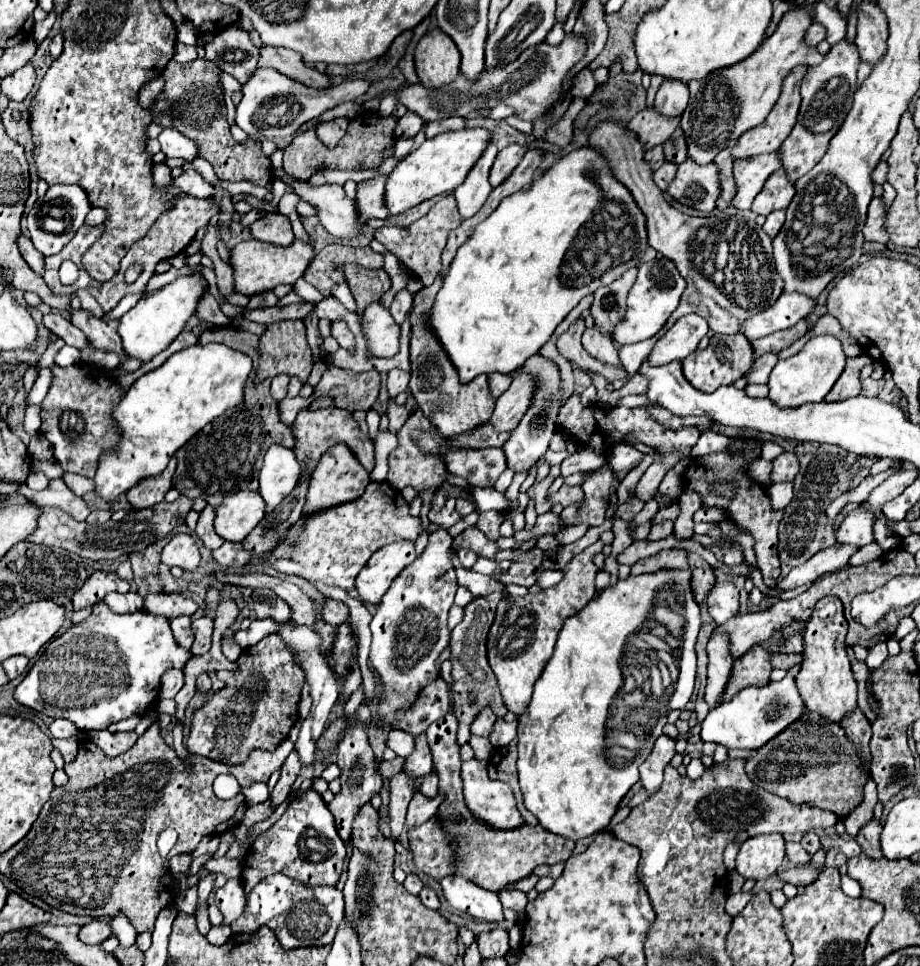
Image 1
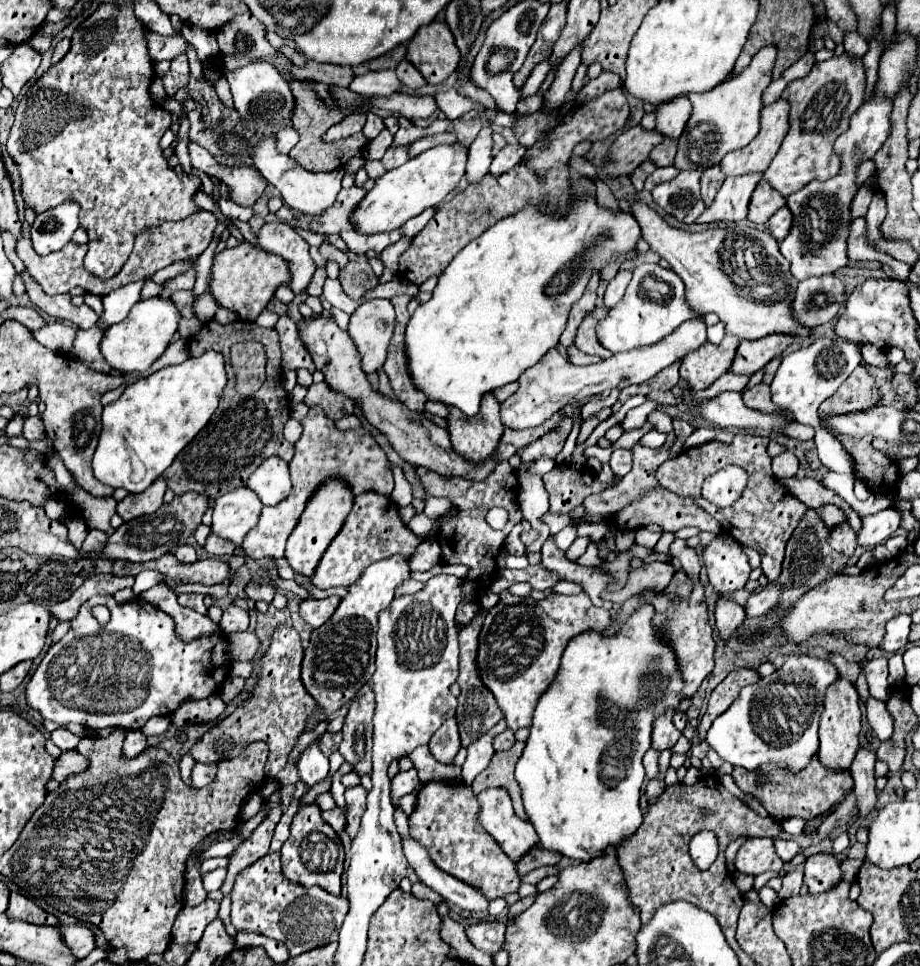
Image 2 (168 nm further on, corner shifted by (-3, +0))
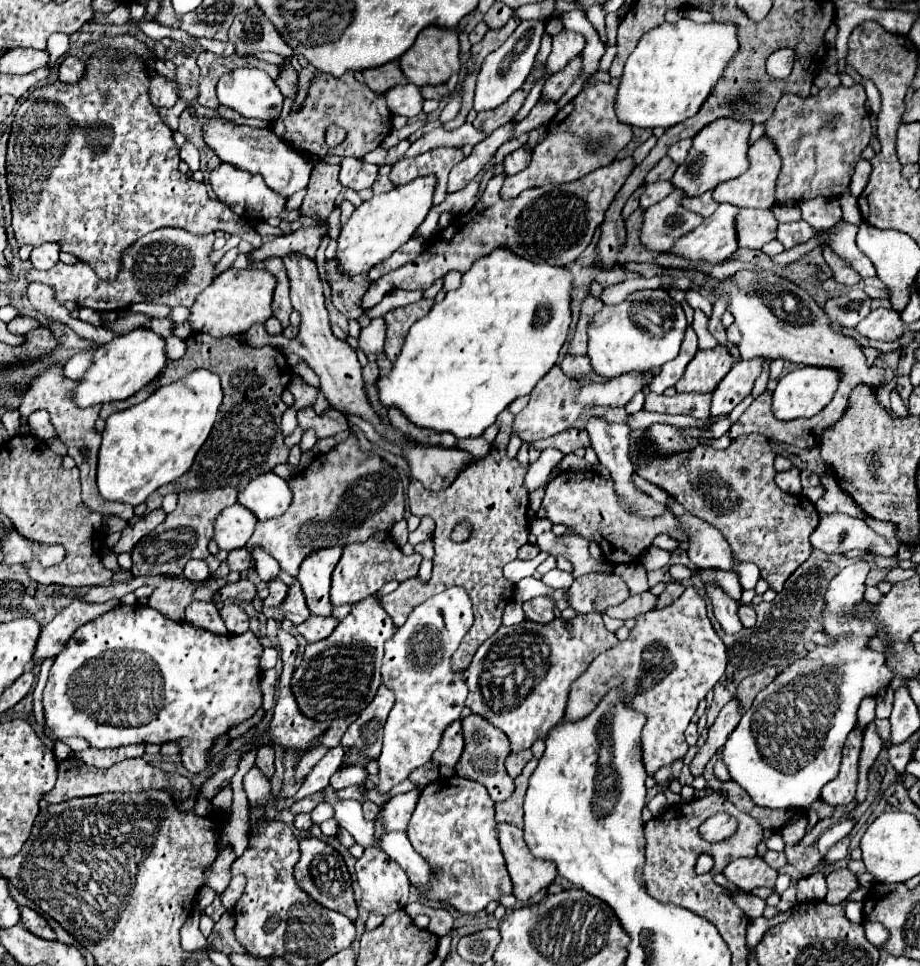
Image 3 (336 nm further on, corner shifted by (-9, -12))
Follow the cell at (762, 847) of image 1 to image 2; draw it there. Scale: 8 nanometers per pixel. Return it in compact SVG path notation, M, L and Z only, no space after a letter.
M749 837L737 851L735 857L735 869L745 875L759 875L767 869L781 871L783 861L777 857L773 849L773 839L767 837Z

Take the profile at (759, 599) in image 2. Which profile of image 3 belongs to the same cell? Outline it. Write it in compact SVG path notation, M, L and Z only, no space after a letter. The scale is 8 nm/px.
M741 605L739 607L739 617L741 617L743 627L753 627L755 619L757 619L757 613L755 613L753 605Z

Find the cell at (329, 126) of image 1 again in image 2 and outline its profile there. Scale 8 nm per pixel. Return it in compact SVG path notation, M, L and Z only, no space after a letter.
M353 113L345 117L341 123L329 127L329 131L323 135L323 141L339 141L343 137L349 137L353 133L359 133L365 127L365 113Z

